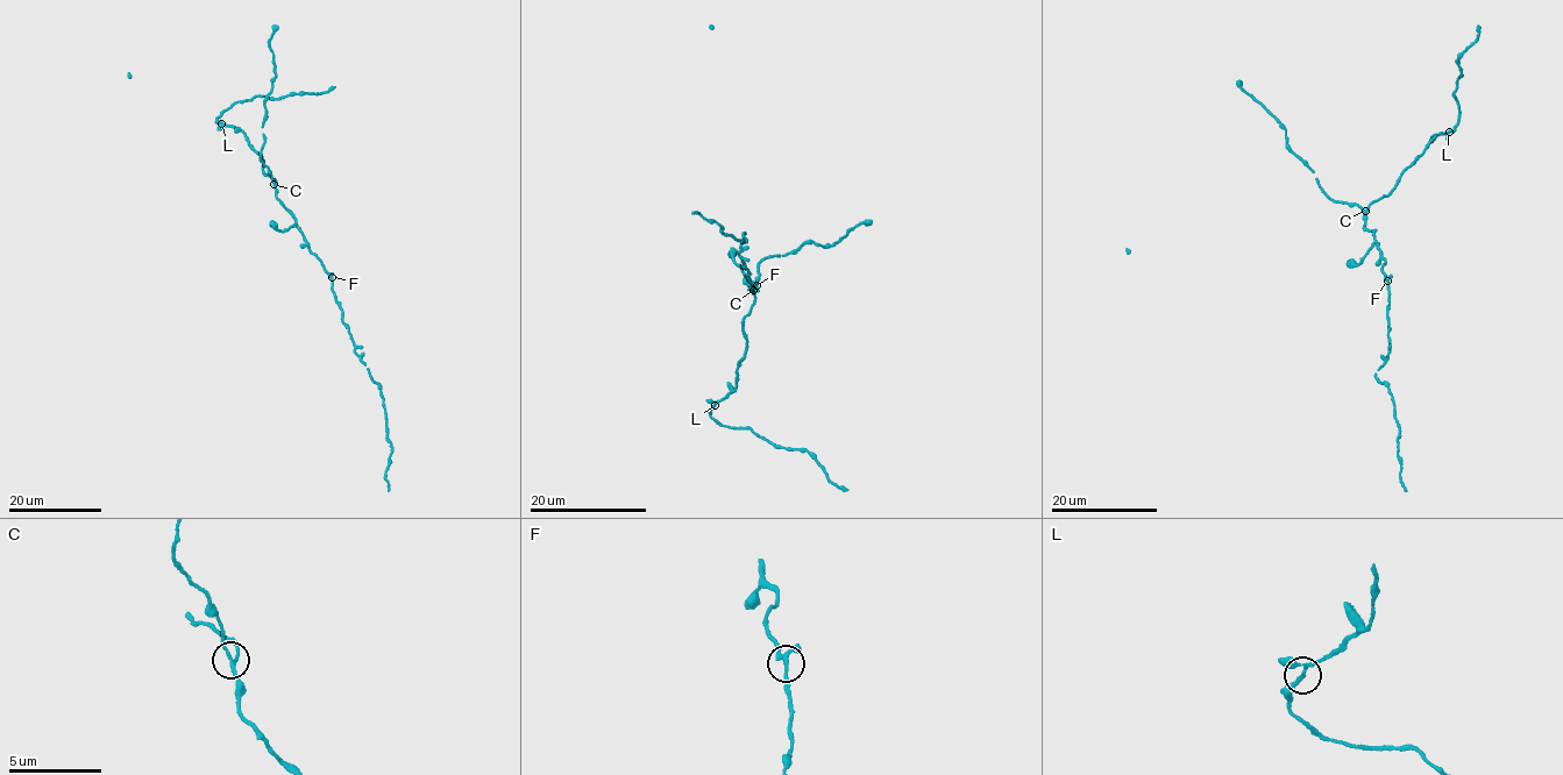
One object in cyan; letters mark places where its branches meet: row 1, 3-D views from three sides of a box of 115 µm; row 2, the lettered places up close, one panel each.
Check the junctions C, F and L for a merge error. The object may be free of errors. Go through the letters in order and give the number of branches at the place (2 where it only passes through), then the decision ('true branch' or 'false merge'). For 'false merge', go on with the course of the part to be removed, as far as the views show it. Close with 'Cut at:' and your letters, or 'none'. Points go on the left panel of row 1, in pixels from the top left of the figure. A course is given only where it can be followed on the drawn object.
C: 3 branches meet; true branch
F: 3 branches meet; true branch
L: 3 branches meet; true branch
Cut at: none

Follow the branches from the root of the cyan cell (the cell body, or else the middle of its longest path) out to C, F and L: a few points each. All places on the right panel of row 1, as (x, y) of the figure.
C: (1364, 225), (1365, 211)
F: (1364, 225), (1373, 233), (1387, 281)
L: (1364, 225), (1369, 205), (1394, 189), (1402, 169), (1425, 153), (1429, 141), (1448, 132)

